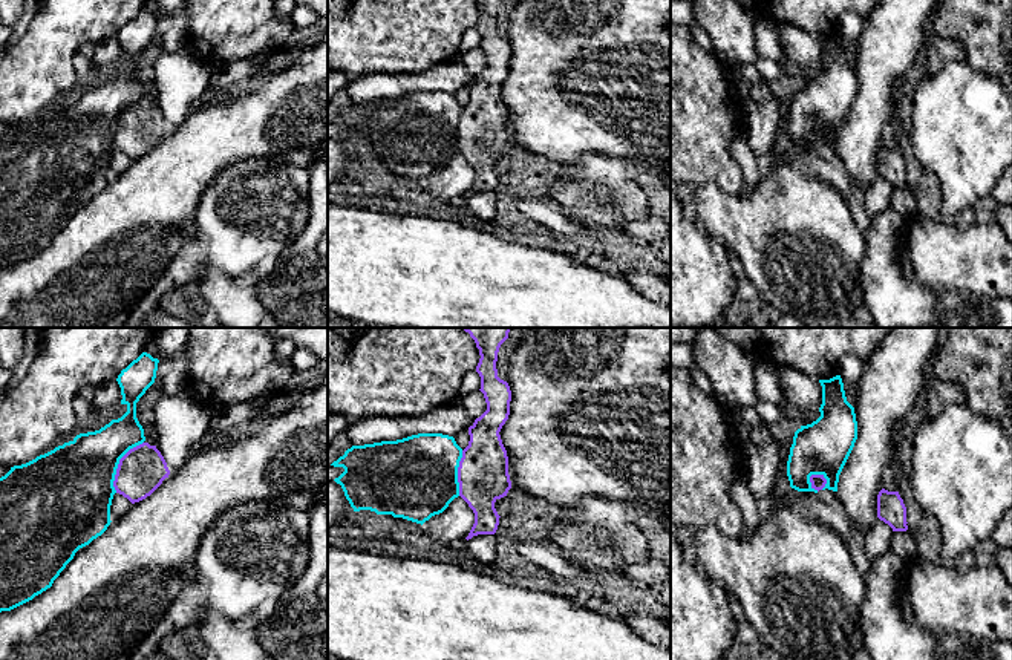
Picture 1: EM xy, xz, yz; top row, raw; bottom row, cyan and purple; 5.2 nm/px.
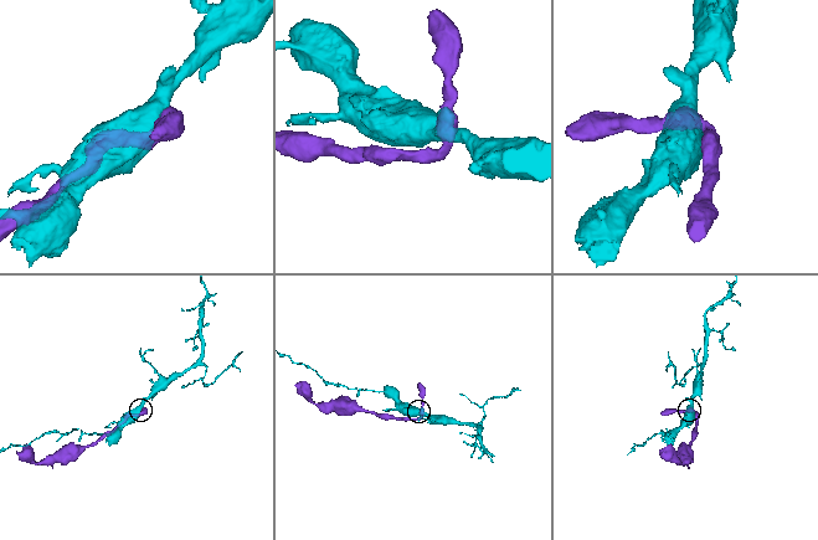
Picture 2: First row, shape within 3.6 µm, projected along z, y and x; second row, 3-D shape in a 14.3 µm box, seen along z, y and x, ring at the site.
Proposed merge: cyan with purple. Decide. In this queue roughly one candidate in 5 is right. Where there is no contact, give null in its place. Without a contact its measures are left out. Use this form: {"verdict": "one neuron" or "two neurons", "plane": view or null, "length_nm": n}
{"verdict": "two neurons", "plane": "xy", "length_nm": 300}

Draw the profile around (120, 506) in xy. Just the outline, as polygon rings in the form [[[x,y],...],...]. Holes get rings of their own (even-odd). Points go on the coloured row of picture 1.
[[[119,493],[113,495],[110,505],[110,521],[122,518],[132,508],[132,502]]]

